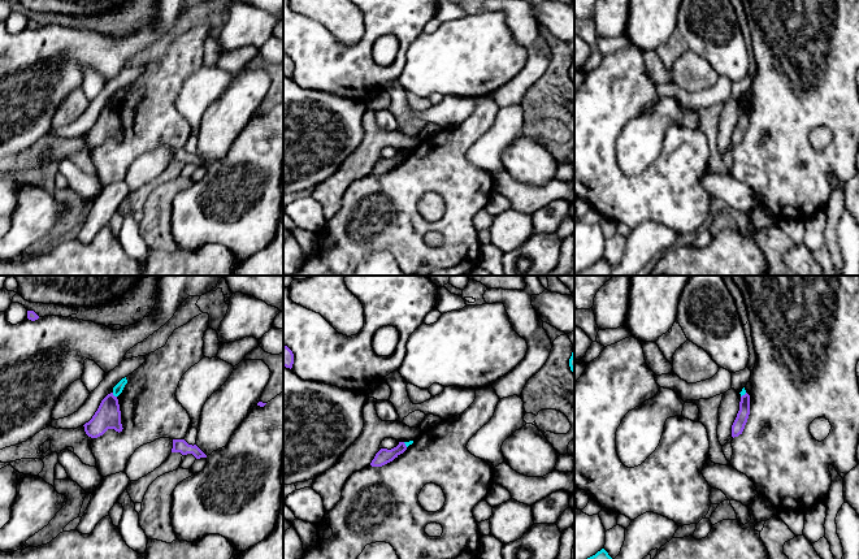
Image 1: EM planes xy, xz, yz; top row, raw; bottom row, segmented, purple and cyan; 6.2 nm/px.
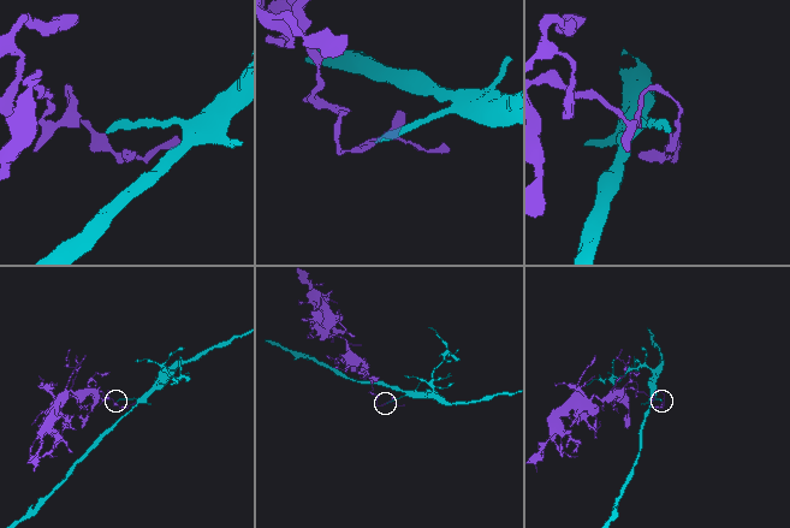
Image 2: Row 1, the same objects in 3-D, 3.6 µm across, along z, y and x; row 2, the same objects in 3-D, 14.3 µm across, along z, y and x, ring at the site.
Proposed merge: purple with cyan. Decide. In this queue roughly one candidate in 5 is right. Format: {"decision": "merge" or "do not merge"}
{"decision": "do not merge"}

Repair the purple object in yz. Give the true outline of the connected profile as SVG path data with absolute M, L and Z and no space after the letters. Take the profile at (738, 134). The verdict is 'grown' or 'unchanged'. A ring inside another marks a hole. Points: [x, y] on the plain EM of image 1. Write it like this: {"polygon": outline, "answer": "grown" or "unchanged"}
{"polygon": "M746 101L745 104L741 105L739 120L732 134L732 146L733 147L742 143L745 134L747 131L749 124L750 124L750 104Z", "answer": "unchanged"}

